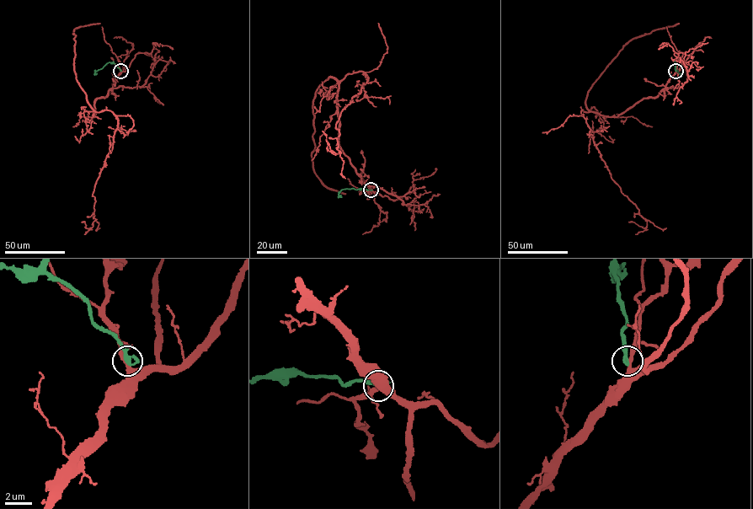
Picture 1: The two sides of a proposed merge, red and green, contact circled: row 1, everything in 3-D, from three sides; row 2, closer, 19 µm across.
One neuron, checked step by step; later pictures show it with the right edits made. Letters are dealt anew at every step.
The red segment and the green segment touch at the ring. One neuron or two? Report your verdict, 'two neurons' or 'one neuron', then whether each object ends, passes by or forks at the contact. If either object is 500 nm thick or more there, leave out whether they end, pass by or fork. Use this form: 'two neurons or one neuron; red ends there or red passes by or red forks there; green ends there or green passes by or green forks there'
two neurons; red passes by; green ends there

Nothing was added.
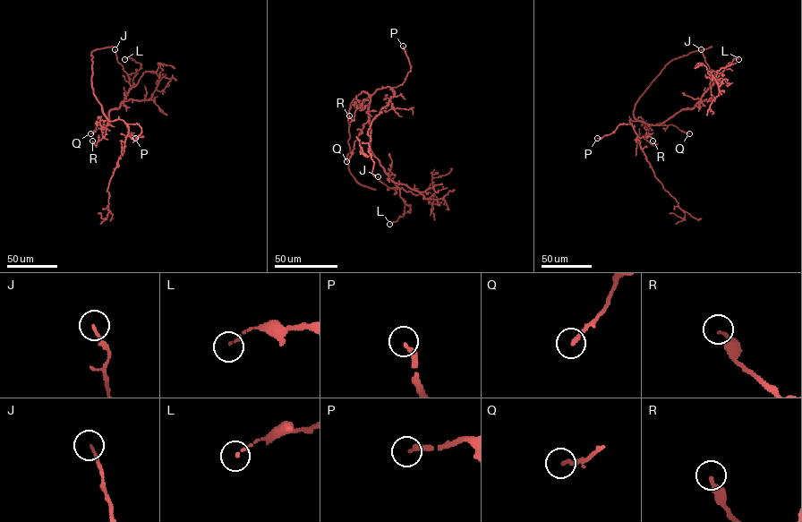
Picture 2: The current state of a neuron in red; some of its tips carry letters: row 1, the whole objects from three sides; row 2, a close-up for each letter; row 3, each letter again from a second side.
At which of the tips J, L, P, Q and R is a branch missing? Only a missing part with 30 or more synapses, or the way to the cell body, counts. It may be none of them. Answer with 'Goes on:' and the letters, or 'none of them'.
Goes on: P

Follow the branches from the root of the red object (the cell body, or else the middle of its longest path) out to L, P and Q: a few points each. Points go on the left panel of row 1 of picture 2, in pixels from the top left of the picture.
L: (109, 121), (109, 113), (117, 108), (123, 100), (141, 65), (131, 57), (124, 59)
P: (109, 121), (119, 119), (127, 124), (138, 124), (141, 132), (135, 138)
Q: (109, 121), (107, 124), (97, 124), (90, 133)

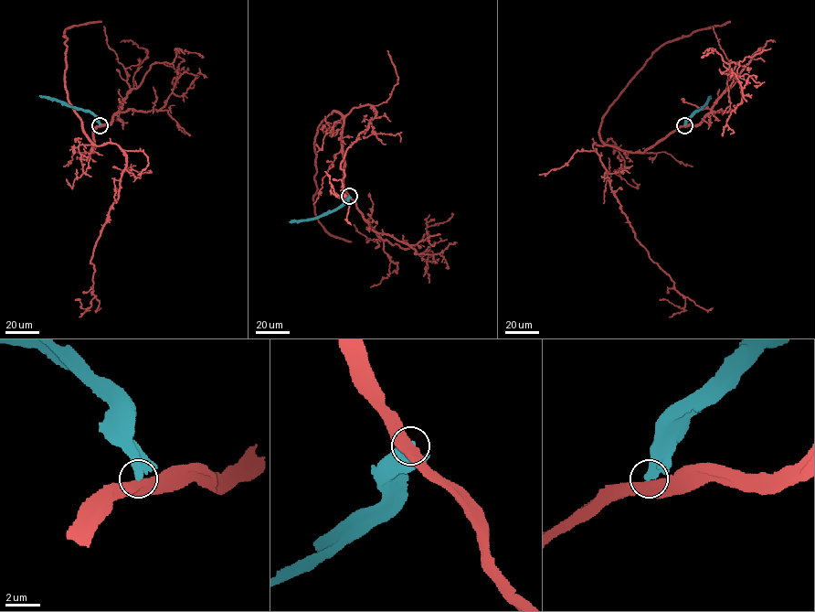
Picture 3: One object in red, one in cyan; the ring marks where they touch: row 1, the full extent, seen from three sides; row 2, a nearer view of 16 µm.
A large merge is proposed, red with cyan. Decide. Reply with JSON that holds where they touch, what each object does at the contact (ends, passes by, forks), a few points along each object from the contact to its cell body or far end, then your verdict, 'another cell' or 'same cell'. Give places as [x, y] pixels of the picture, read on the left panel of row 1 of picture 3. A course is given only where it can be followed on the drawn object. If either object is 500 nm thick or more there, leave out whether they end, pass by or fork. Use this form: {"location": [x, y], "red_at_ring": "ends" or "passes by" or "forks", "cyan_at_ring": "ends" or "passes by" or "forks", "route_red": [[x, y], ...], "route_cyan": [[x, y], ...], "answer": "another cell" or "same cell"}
{"location": [100, 125], "route_red": [[99, 125], [92, 152], [94, 145], [115, 144], [125, 167], [90, 263], [91, 306], [83, 308], [75, 300]], "route_cyan": [[99, 124], [89, 111], [39, 96]], "answer": "another cell"}

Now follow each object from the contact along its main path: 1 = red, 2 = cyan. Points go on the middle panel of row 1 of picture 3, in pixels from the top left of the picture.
1: (349, 196), (343, 181), (344, 117), (369, 104), (375, 115), (341, 165), (343, 197), (333, 194), (324, 171)
2: (349, 196), (337, 208), (312, 218), (289, 221)

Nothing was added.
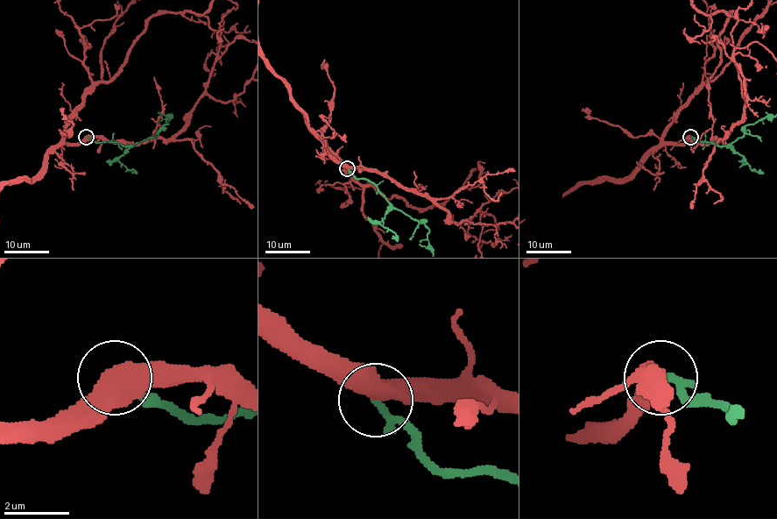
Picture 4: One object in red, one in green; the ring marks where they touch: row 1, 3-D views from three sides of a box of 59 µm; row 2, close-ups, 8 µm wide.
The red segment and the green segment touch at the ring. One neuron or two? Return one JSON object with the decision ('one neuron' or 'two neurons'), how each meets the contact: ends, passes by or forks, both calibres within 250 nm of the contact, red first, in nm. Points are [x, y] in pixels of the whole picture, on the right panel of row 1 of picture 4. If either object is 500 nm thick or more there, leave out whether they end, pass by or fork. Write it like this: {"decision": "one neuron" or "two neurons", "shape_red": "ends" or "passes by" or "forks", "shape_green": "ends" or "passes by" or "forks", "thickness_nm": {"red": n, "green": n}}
{"decision": "one neuron", "thickness_nm": {"red": 550, "green": 240}}

